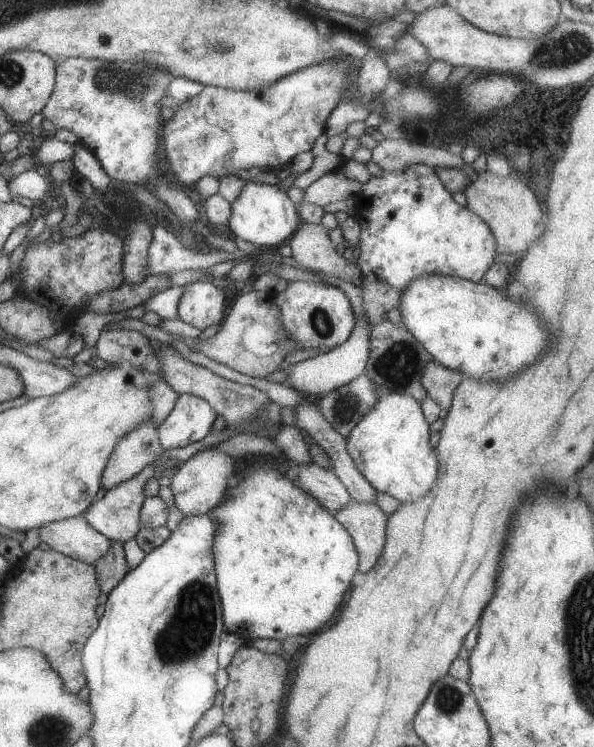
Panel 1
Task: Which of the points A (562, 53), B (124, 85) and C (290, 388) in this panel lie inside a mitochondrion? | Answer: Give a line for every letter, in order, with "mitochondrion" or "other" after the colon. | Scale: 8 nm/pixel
A: mitochondrion
B: mitochondrion
C: other

